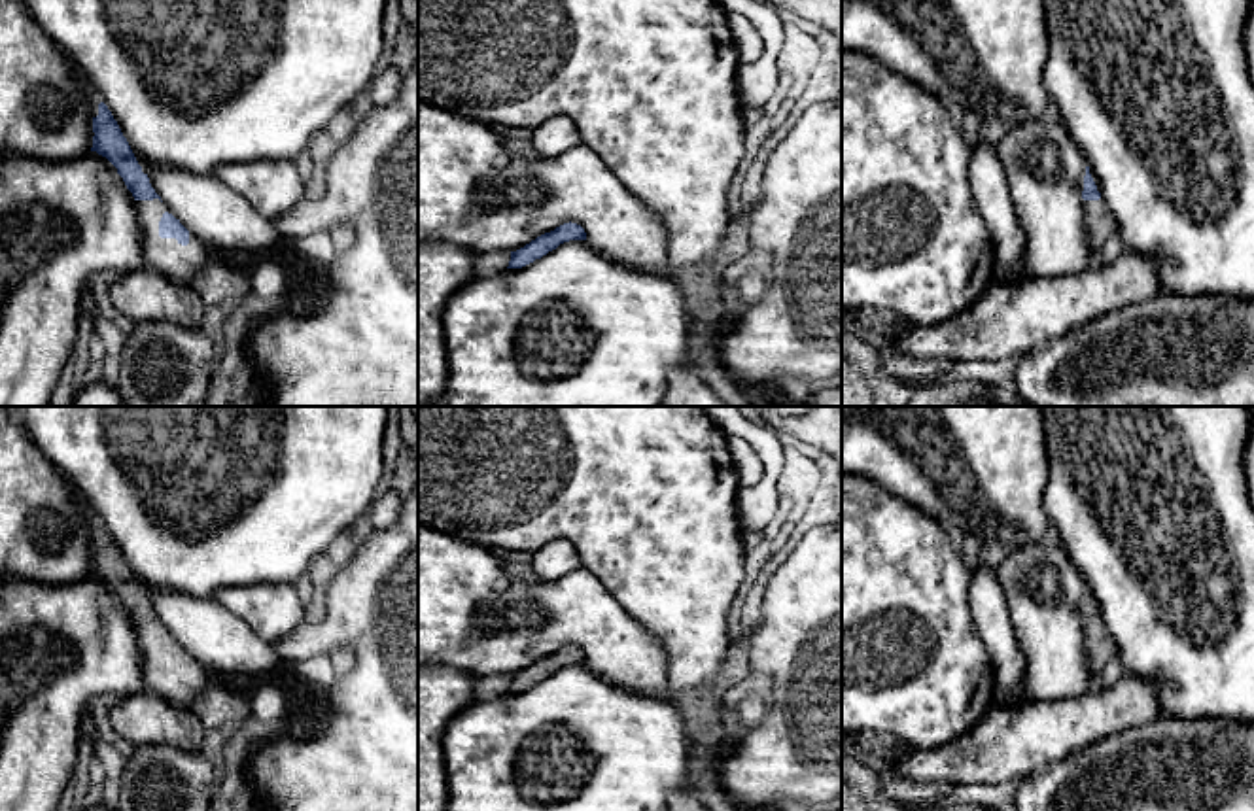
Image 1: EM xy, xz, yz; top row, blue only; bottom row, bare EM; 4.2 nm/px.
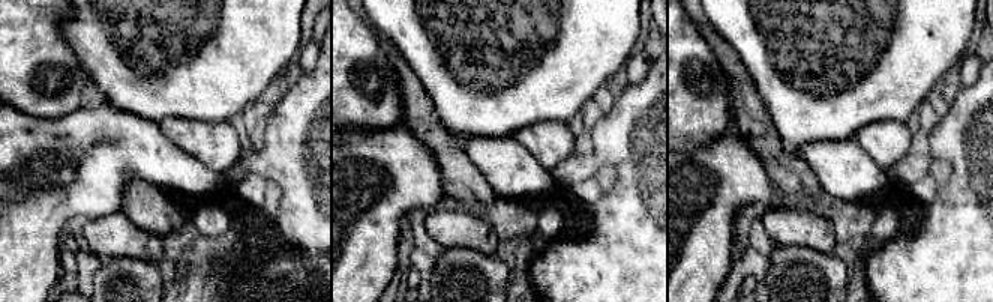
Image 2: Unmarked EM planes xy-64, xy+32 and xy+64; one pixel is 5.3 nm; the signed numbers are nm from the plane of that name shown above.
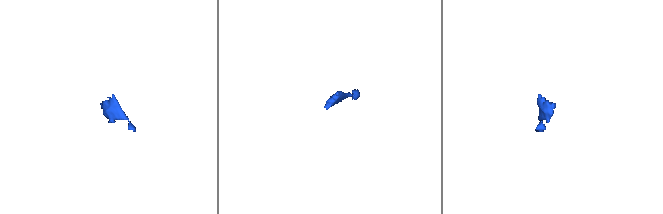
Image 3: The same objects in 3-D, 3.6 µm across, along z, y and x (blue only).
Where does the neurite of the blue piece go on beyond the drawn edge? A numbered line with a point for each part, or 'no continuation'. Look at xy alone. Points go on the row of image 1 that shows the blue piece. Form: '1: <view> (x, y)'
1: xy (93, 97)
2: xy (180, 263)

